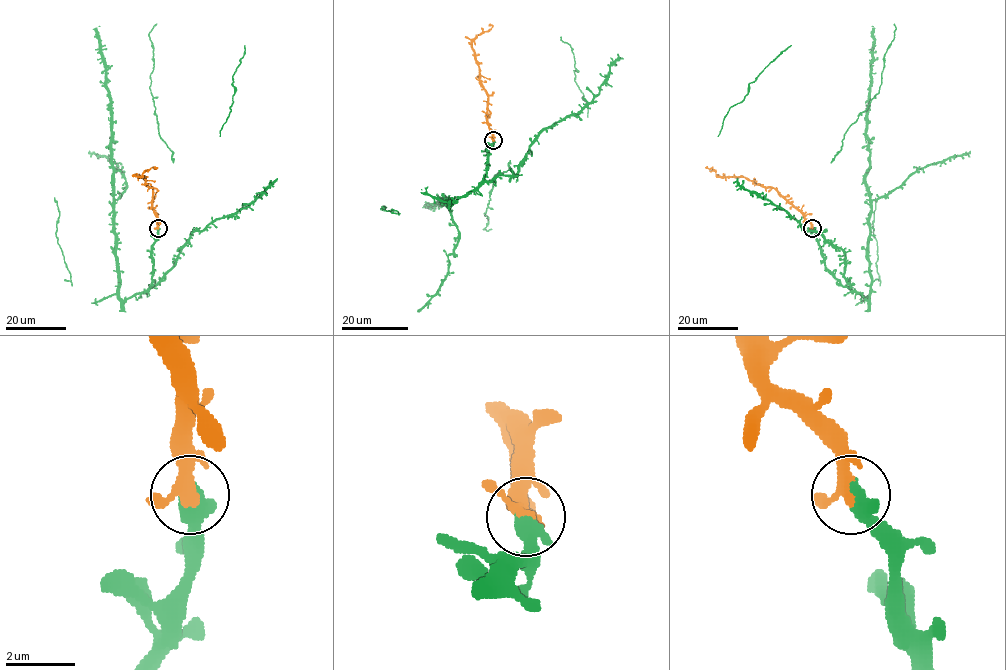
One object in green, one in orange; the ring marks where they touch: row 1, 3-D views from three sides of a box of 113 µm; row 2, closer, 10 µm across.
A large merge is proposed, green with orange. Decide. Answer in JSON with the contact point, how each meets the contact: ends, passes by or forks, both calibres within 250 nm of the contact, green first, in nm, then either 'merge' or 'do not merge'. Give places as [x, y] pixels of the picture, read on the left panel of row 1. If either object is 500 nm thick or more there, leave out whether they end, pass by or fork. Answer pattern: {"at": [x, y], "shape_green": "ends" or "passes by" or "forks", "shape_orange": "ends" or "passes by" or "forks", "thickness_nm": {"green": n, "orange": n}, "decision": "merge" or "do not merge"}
{"at": [158, 228], "shape_green": "ends", "shape_orange": "passes by", "thickness_nm": {"green": 480, "orange": 320}, "decision": "merge"}

